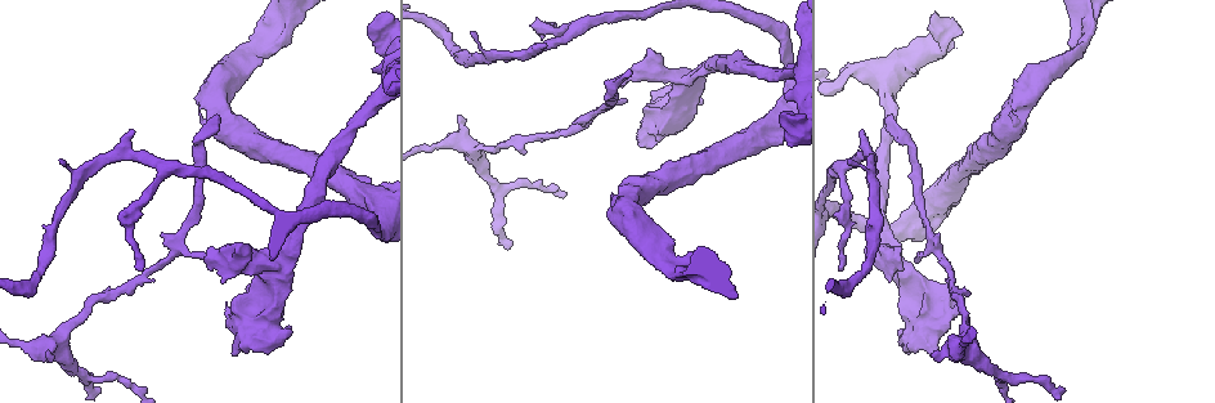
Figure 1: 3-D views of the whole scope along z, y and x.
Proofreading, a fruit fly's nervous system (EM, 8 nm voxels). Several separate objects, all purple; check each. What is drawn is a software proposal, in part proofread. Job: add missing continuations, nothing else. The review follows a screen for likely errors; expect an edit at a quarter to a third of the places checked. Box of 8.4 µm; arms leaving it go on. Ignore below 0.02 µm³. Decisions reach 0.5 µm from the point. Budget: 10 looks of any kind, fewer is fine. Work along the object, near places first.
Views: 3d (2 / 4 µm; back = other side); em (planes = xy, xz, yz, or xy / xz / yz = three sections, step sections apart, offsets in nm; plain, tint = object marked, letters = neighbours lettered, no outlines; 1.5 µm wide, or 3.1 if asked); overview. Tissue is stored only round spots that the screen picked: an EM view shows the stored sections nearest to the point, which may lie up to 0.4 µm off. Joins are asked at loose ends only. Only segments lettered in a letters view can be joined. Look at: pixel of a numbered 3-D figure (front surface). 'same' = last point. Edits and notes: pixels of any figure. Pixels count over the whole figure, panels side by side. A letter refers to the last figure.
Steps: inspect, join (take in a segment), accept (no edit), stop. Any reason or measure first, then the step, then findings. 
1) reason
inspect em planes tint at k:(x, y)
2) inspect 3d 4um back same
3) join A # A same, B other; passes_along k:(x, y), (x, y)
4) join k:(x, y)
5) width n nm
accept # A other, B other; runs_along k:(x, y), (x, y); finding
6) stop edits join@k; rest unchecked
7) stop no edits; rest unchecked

inspect em yz step 4 letters at 1:(223, 283)

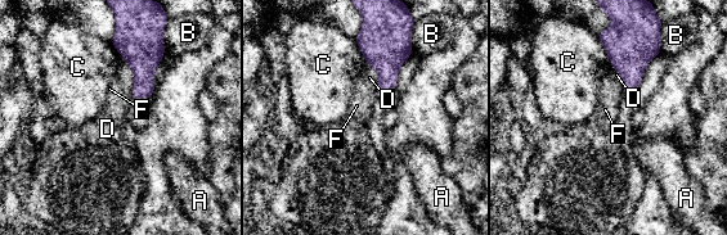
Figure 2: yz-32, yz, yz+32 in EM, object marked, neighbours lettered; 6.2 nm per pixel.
cut it another way
inspect em planes letters same

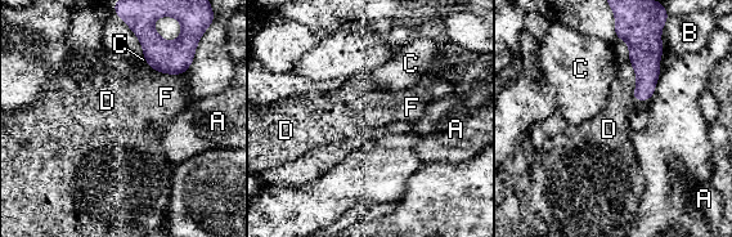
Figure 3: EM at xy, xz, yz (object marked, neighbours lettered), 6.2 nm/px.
accept # A other, B other, C other, D other, F other; border 3:(628, 61), (636, 77), (633, 98); no lettered segment goes on from it

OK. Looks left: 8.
branch stops here
inspect em xz step 4 tint at 1:(134, 131)

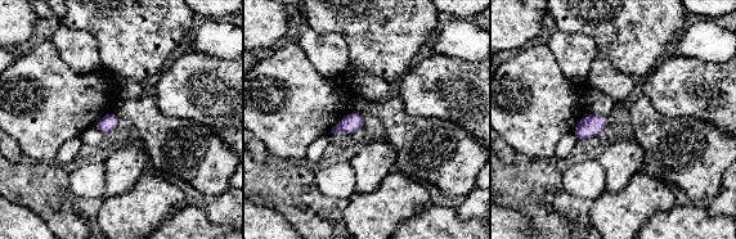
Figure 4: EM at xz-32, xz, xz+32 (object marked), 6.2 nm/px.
inspect em xz step 4 letters same

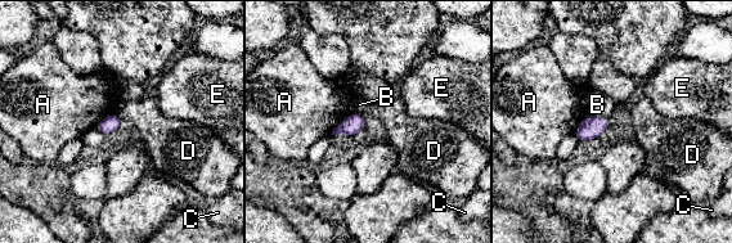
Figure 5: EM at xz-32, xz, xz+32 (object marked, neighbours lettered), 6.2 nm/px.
accept # A other, B other, C other, D other, E other; border 5:(115, 113), (121, 118); no lettered segment goes on from it

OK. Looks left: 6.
an open end
inspect em planes letters at 1:(889, 118)

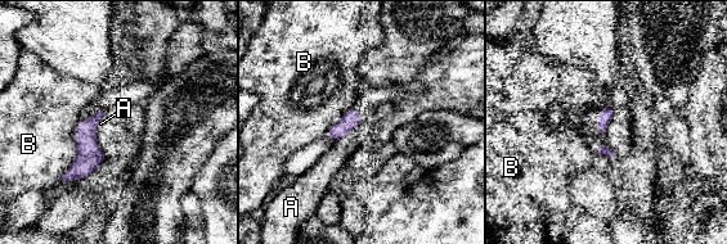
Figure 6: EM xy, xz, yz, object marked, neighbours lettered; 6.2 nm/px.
accept # A other, B other; border 6:(80, 121), (76, 156), (61, 182); none of them fits

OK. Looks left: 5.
thick end
inspect em xz step 8 tint at 1:(234, 354)

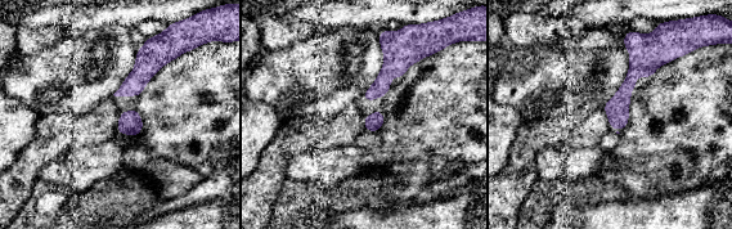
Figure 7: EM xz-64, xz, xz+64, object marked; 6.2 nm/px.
cut it another way
inspect em planes letters same

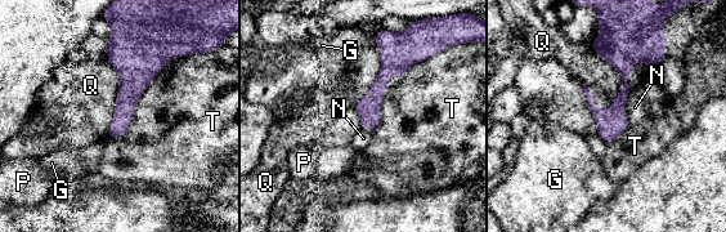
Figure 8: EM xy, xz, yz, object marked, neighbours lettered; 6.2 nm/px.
accept # G other, N other, P other, Q other, T other; border 8:(165, 65), (140, 96), (131, 117); no lettered segment goes on from it

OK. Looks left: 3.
stop no edits; rest unchecked

